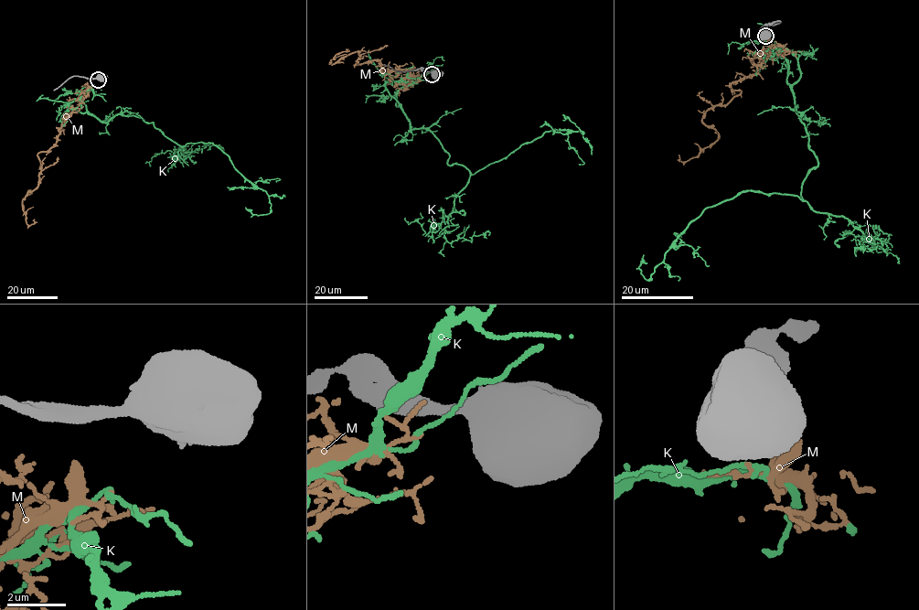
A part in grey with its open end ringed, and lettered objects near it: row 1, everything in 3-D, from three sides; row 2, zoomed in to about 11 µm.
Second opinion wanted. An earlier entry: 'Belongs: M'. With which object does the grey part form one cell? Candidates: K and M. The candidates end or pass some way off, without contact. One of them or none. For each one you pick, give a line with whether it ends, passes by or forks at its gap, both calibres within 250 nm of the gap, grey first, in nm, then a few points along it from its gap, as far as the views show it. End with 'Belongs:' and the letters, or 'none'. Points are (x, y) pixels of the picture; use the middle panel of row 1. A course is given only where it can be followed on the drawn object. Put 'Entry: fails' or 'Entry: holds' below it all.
K: it passes by; calibres 700 and 140 nm; course (426, 75), (399, 90), (396, 106), (472, 174), (550, 131), (583, 133), (562, 114)
Belongs: K
Entry: fails

